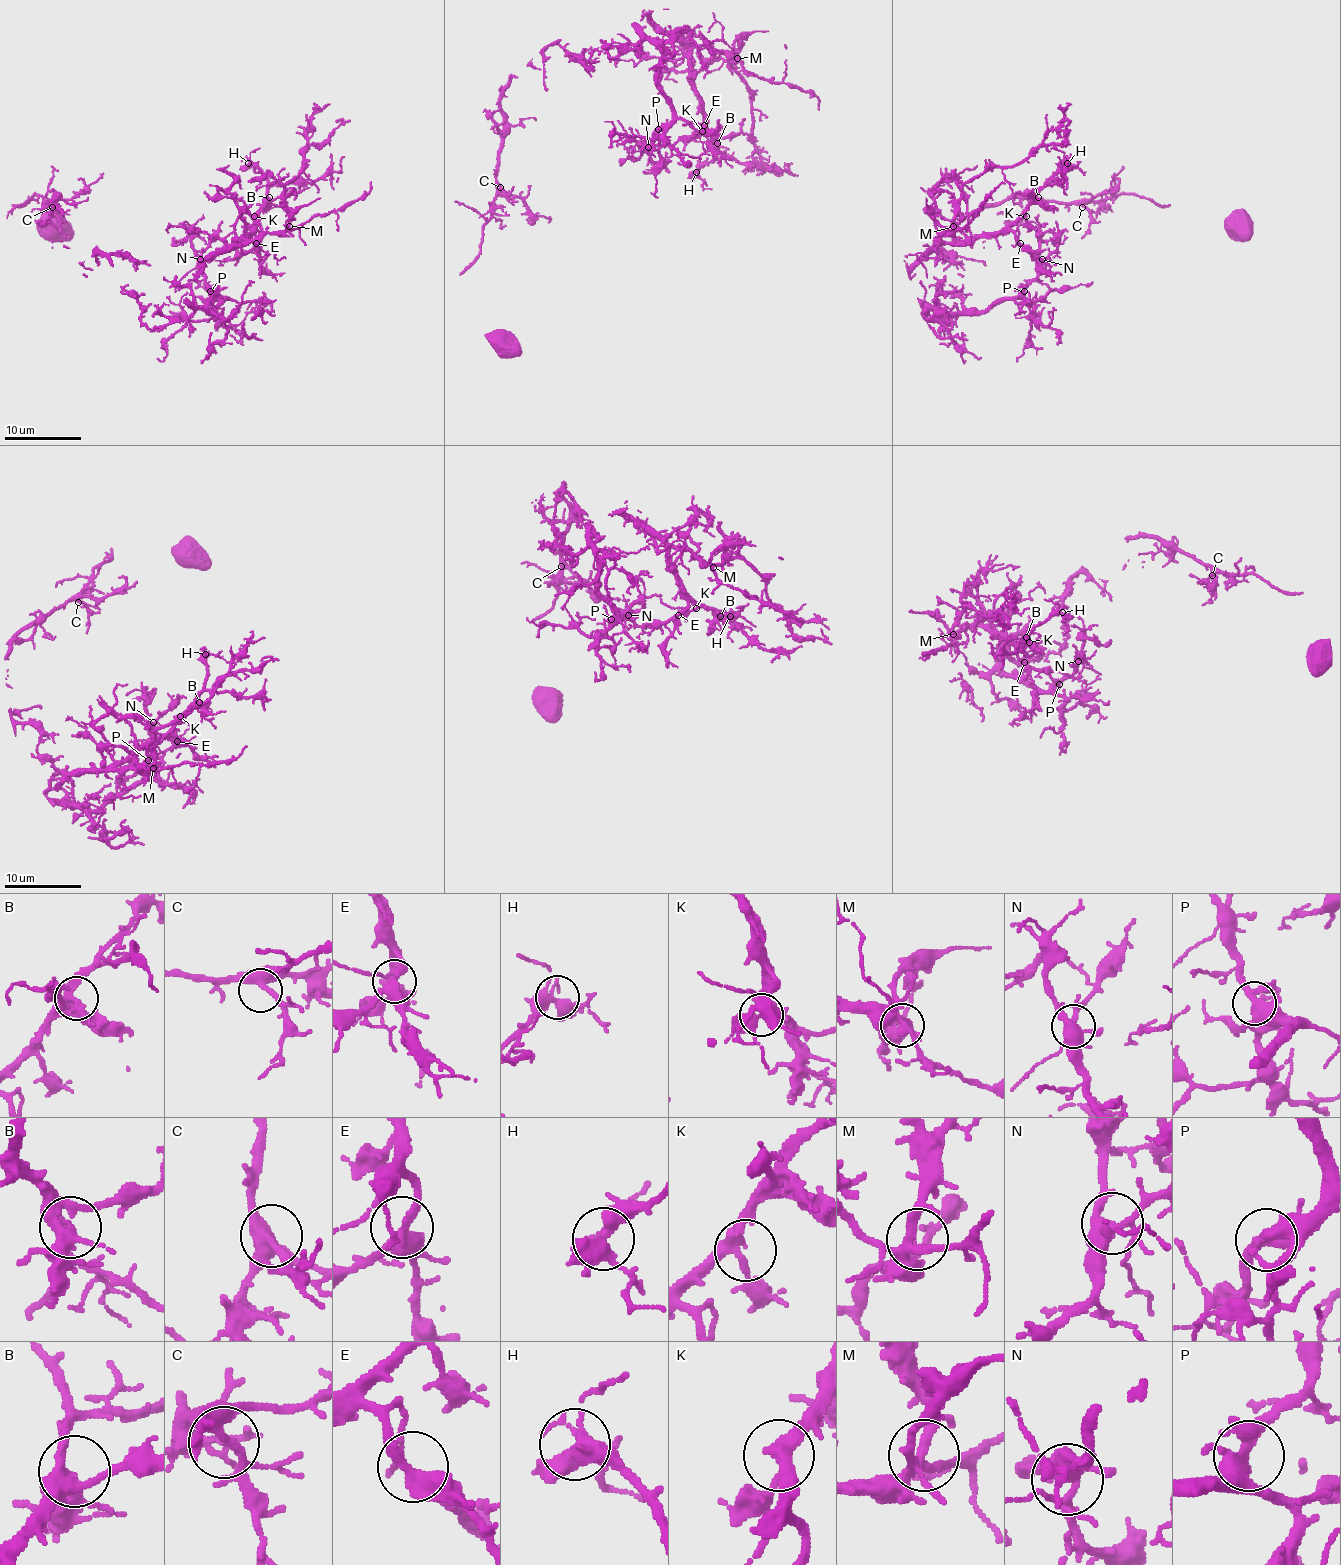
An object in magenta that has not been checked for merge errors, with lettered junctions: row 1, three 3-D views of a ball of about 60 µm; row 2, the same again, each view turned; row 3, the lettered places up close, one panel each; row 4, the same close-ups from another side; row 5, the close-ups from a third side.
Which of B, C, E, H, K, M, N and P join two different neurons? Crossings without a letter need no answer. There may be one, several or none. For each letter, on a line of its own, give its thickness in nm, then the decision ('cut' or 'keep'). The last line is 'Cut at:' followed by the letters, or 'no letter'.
B: 320 nm | keep
C: 340 nm | keep
E: 380 nm | keep
H: 400 nm | keep
K: 280 nm | keep
M: 320 nm | keep
N: 400 nm | keep
P: 400 nm | keep
Cut at: no letter

